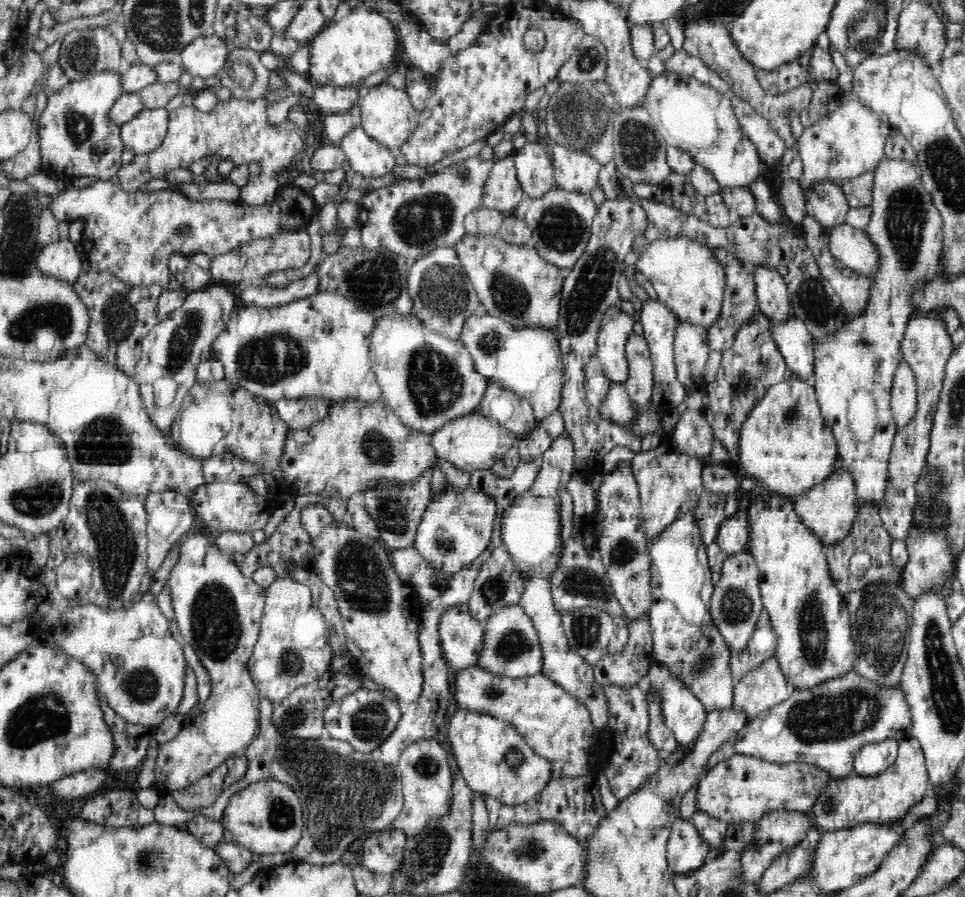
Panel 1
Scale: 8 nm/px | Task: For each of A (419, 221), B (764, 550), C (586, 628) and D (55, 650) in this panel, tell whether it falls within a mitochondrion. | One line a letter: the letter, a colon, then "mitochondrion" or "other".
A: mitochondrion
B: other
C: mitochondrion
D: other

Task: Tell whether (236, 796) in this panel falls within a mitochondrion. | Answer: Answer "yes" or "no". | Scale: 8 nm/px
no

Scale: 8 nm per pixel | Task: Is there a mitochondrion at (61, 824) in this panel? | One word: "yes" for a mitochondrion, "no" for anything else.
no

